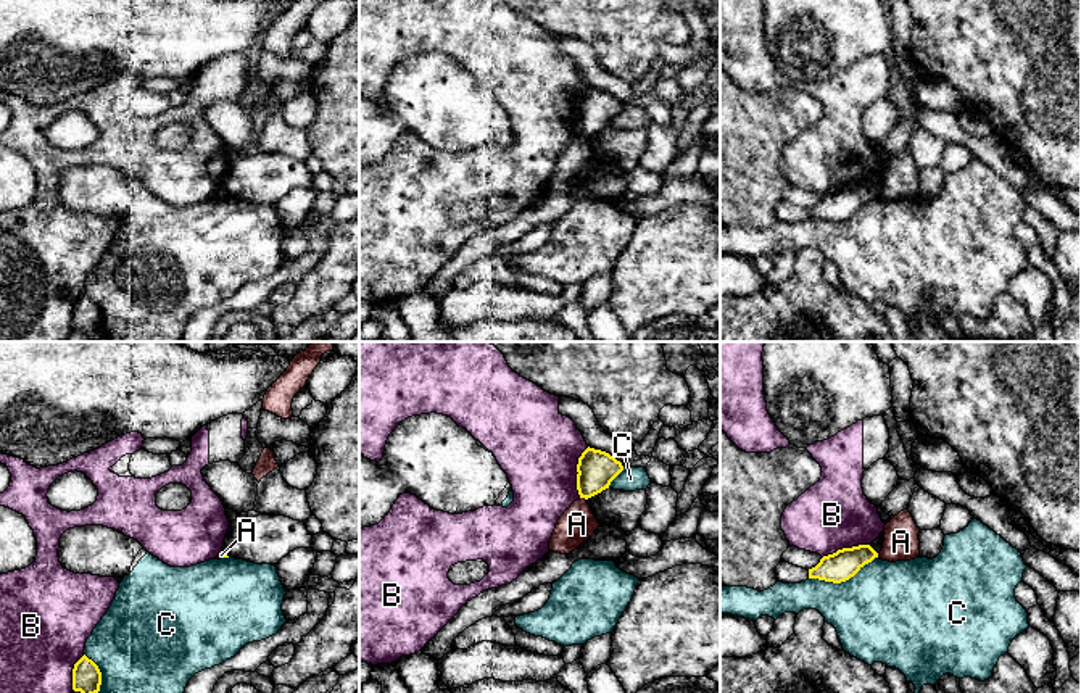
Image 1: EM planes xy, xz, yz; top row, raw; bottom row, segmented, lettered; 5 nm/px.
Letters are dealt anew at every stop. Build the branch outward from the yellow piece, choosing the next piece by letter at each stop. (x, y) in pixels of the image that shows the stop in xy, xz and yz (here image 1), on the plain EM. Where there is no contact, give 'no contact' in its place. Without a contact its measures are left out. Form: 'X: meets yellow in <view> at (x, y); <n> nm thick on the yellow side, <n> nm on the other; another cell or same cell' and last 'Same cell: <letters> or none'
A: meets yellow in xz at (583, 136); 190 nm thick on the yellow side, 180 nm on the other; another cell
B: meets yellow in xz at (577, 110); 190 nm thick on the yellow side, 400 nm on the other; another cell
C: meets yellow in yz at (843, 219); 150 nm thick on the yellow side, 460 nm on the other; another cell
Same cell: none

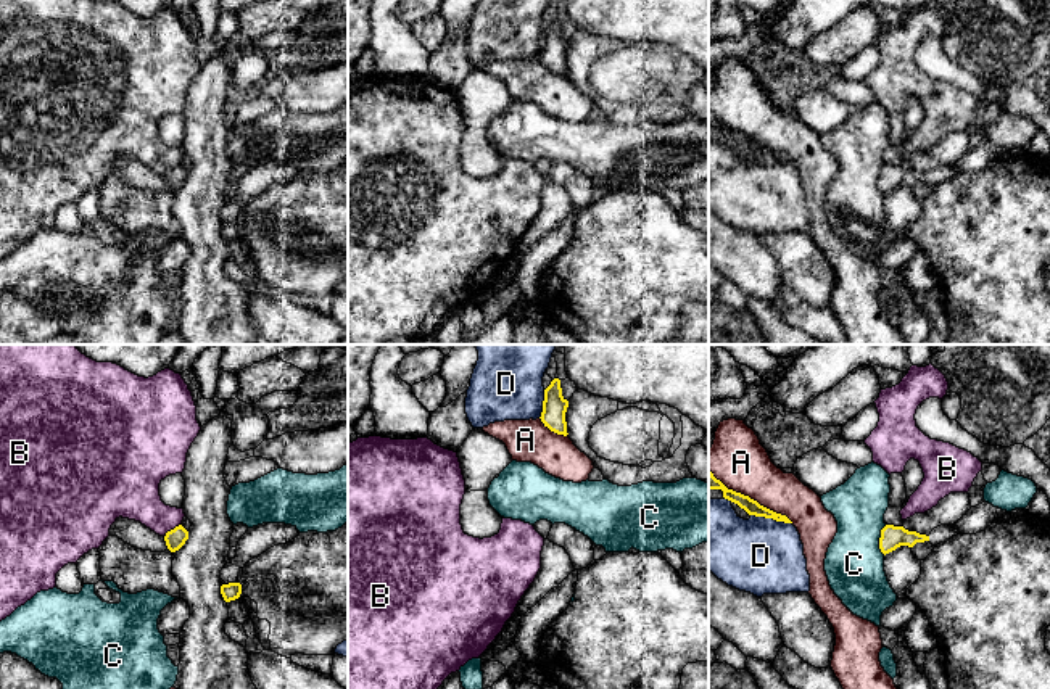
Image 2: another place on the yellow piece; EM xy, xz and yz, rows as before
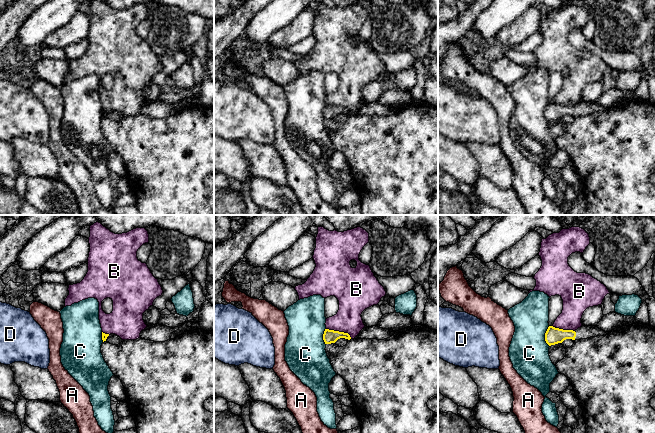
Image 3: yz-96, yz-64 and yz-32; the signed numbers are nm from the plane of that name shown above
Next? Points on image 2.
A: meets yellow in yz at (749, 137); 80 nm thick on the yellow side, 280 nm on the other; another cell
B: meets yellow in xy at (171, 169); 100 nm thick on the yellow side, 240 nm on the other; another cell
C: meets yellow in yz at (880, 179); 110 nm thick on the yellow side, 300 nm on the other; another cell
D: meets yellow in yz at (772, 156); 80 nm thick on the yellow side, 380 nm on the other; another cell
Same cell: none

